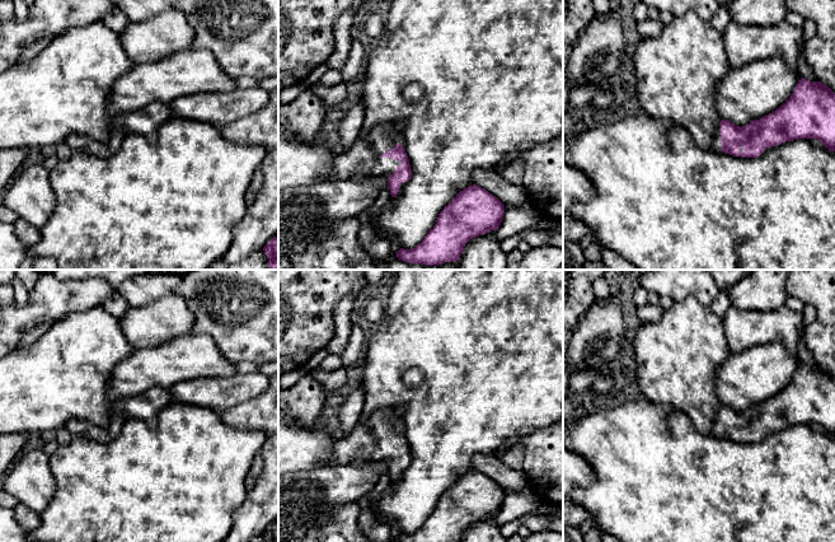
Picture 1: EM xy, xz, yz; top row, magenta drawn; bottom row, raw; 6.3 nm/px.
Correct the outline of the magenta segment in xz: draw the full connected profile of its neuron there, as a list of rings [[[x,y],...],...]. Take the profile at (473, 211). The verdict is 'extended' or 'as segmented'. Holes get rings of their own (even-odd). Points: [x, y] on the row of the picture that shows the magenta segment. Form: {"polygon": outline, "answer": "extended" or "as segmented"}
{"polygon": [[[473,184],[460,191],[438,214],[435,226],[424,239],[412,249],[400,248],[397,257],[409,263],[427,266],[442,265],[460,260],[465,244],[482,234],[497,230],[503,220],[505,205],[484,188]]], "answer": "as segmented"}

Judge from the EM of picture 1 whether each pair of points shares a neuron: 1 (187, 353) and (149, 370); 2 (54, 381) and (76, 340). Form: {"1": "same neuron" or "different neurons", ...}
{"1": "same neuron", "2": "same neuron"}

